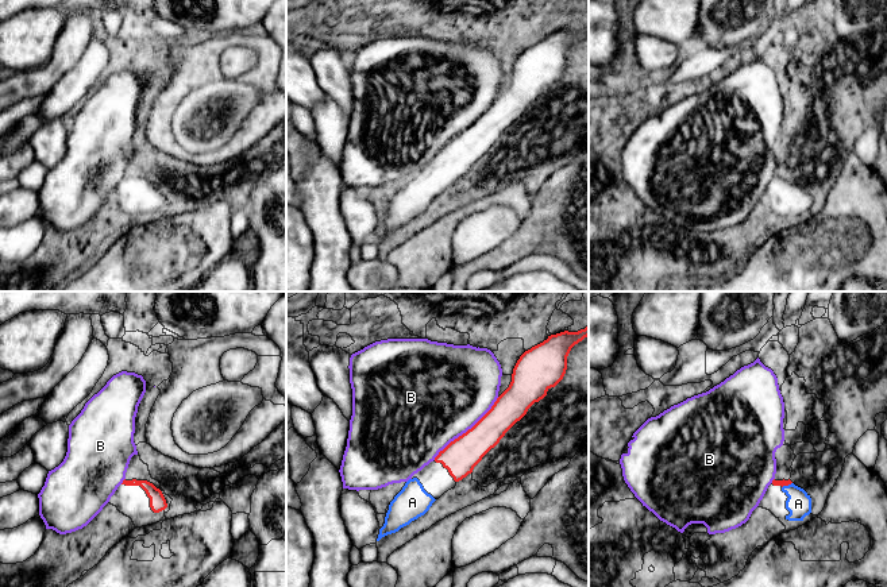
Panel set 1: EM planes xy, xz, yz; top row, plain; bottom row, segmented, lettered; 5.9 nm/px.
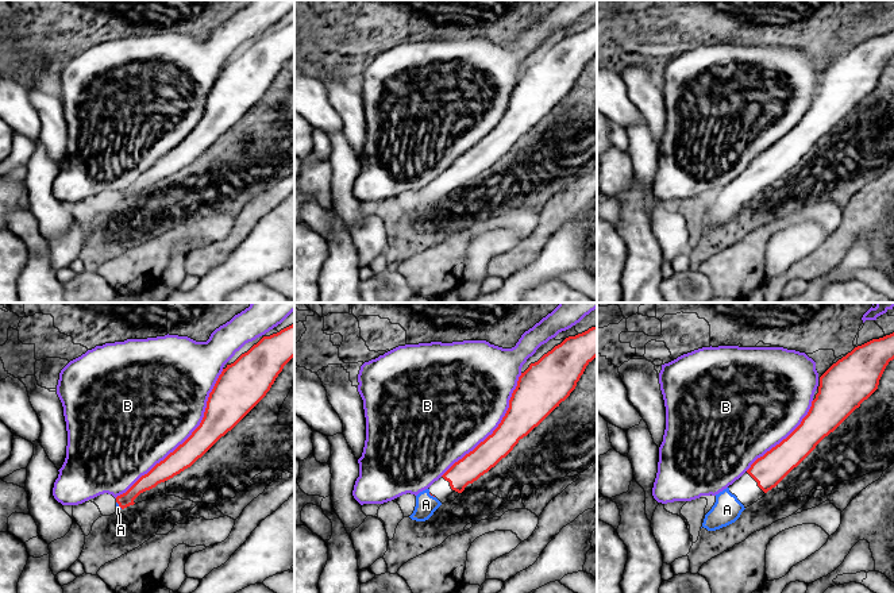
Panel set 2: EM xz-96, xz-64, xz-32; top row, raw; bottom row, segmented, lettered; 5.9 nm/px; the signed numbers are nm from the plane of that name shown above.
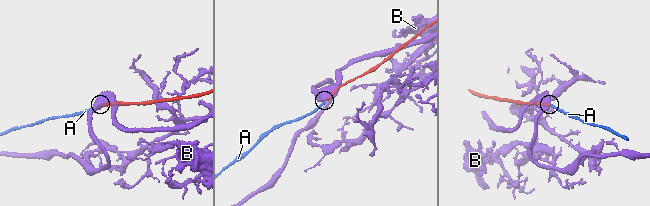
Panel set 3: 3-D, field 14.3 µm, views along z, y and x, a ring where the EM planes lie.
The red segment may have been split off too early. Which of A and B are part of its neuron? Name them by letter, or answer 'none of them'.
A

